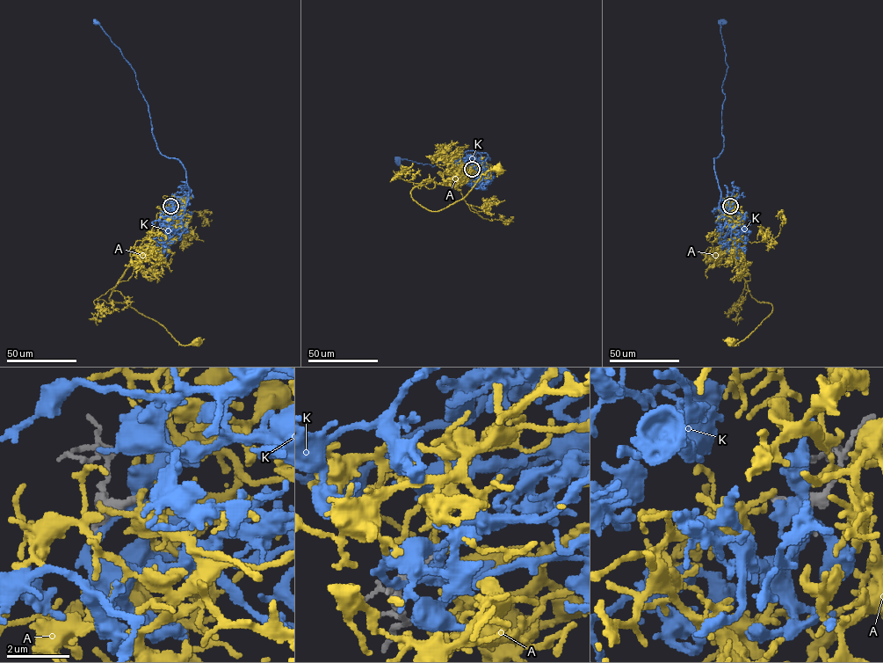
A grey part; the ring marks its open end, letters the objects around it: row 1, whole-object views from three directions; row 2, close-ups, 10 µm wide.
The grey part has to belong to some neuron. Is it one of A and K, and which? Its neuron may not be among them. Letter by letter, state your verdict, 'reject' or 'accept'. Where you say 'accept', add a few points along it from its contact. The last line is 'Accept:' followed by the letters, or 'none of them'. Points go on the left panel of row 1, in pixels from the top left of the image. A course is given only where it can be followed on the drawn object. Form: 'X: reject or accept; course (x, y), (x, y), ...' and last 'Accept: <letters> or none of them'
A: reject
K: reject
Accept: none of them

